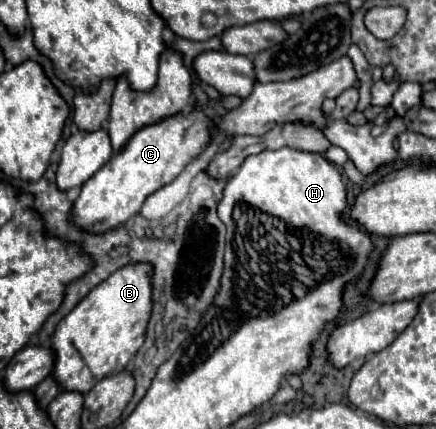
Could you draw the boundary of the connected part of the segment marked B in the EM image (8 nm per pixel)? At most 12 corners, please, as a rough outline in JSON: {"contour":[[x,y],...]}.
{"contour":[[125,265],[55,329],[53,375],[87,393],[123,371],[153,313]]}

